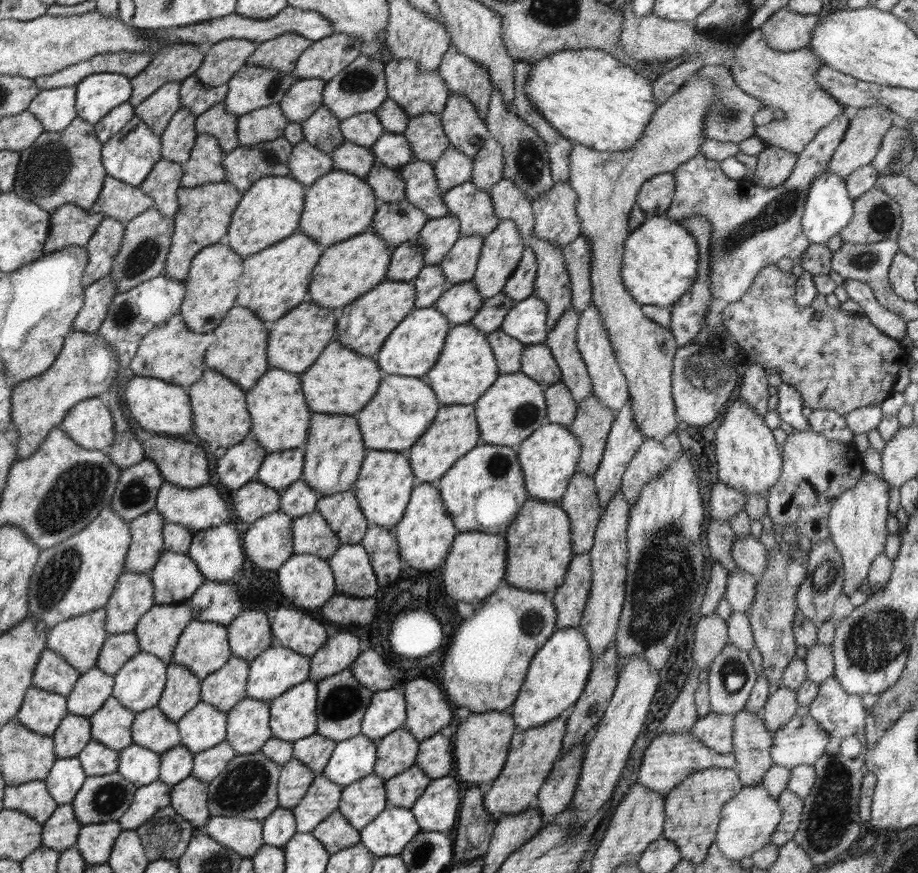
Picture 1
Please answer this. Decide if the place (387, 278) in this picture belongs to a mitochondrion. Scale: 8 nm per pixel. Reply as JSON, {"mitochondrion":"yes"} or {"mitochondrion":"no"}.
{"mitochondrion":"no"}

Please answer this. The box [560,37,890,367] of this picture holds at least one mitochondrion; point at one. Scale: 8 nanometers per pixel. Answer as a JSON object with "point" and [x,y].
{"point":[778,210]}

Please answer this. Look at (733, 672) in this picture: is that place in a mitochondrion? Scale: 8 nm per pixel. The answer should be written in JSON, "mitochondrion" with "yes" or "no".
{"mitochondrion":"yes"}

